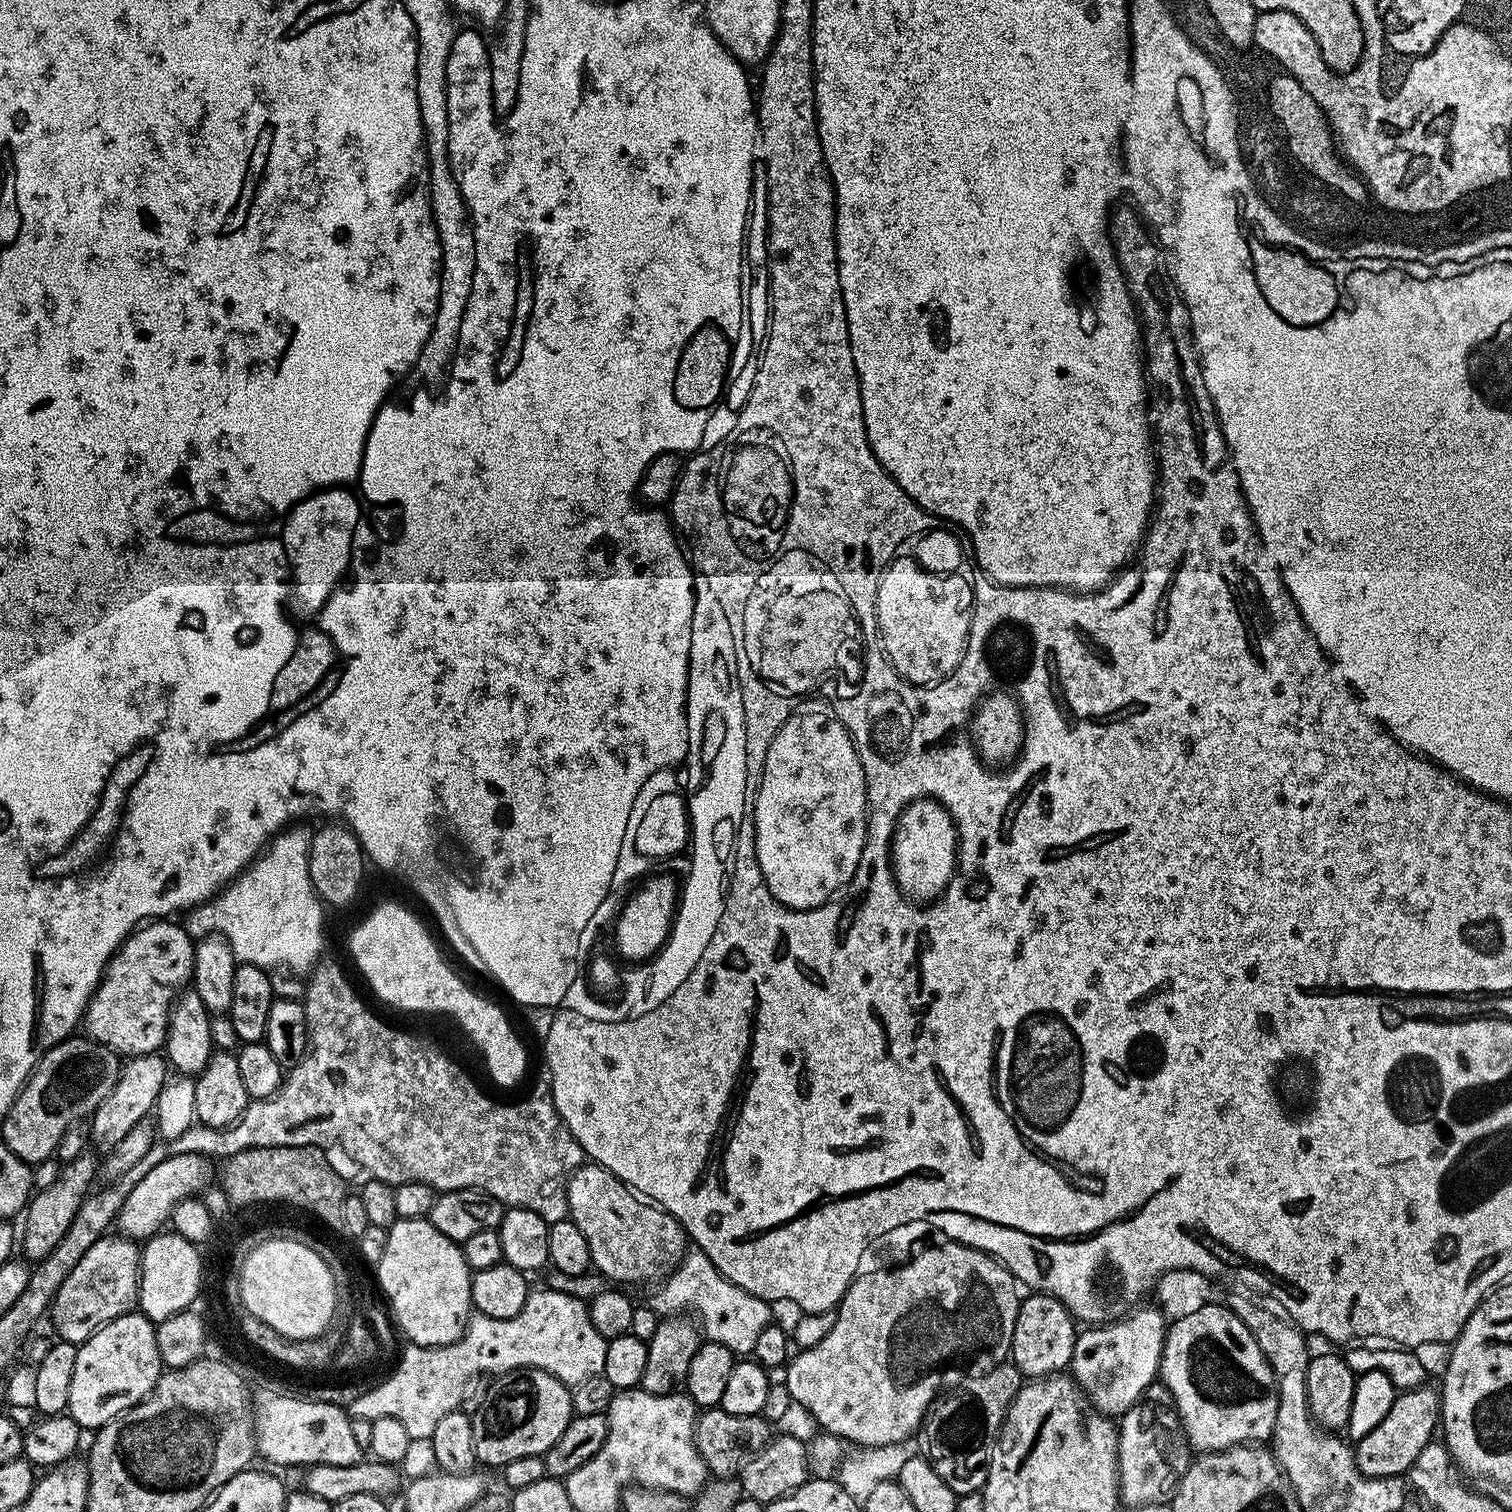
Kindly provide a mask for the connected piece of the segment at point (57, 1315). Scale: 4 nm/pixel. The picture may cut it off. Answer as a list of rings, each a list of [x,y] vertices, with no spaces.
[[[105,1234],[94,1242],[71,1270],[54,1296],[50,1317],[61,1341],[77,1346],[87,1342],[97,1328],[137,1307],[140,1295],[140,1254],[137,1241],[123,1234]]]

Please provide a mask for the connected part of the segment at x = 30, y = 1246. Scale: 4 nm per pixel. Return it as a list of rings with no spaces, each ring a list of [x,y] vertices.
[[[87,1151],[82,1153],[74,1162],[63,1165],[58,1179],[50,1186],[39,1189],[28,1202],[28,1207],[23,1213],[24,1232],[22,1228],[22,1252],[29,1261],[41,1262],[63,1241],[64,1235],[70,1229],[79,1212],[80,1204],[90,1195],[96,1183],[97,1158]]]

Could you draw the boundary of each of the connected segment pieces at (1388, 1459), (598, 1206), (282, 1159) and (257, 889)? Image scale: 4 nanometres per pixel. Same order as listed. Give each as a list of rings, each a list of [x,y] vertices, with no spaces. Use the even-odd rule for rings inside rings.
[[[1421,1386],[1401,1391],[1394,1406],[1370,1434],[1355,1441],[1356,1464],[1362,1475],[1374,1479],[1404,1476],[1427,1444],[1433,1443],[1440,1424],[1440,1393],[1435,1387]]]
[[[585,1162],[572,1173],[568,1180],[568,1216],[586,1234],[586,1246],[590,1246],[592,1268],[600,1271],[608,1280],[617,1280],[617,1285],[648,1284],[669,1276],[680,1264],[690,1241],[679,1222],[663,1208],[641,1198],[628,1185],[610,1174],[600,1164]]]
[[[274,1146],[251,1148],[227,1157],[224,1173],[218,1176],[219,1187],[224,1189],[231,1207],[248,1208],[251,1204],[293,1204],[313,1212],[324,1224],[337,1230],[344,1227],[342,1206],[350,1194],[349,1185],[326,1162],[326,1154],[314,1146]]]
[[[292,826],[272,837],[261,855],[252,861],[231,884],[220,889],[211,900],[187,909],[182,923],[193,938],[219,934],[230,946],[236,961],[273,970],[281,964],[292,972],[307,973],[321,959],[324,948],[324,912],[316,895],[314,869],[310,863],[312,832]]]

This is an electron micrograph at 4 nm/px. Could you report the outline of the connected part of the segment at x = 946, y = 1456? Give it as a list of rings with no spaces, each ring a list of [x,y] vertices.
[[[1011,1362],[999,1364],[994,1370],[973,1376],[963,1385],[964,1392],[949,1400],[937,1398],[928,1407],[928,1413],[918,1429],[920,1453],[930,1462],[934,1474],[950,1486],[957,1497],[979,1492],[988,1480],[988,1462],[1008,1407],[1022,1387],[1022,1377]]]

